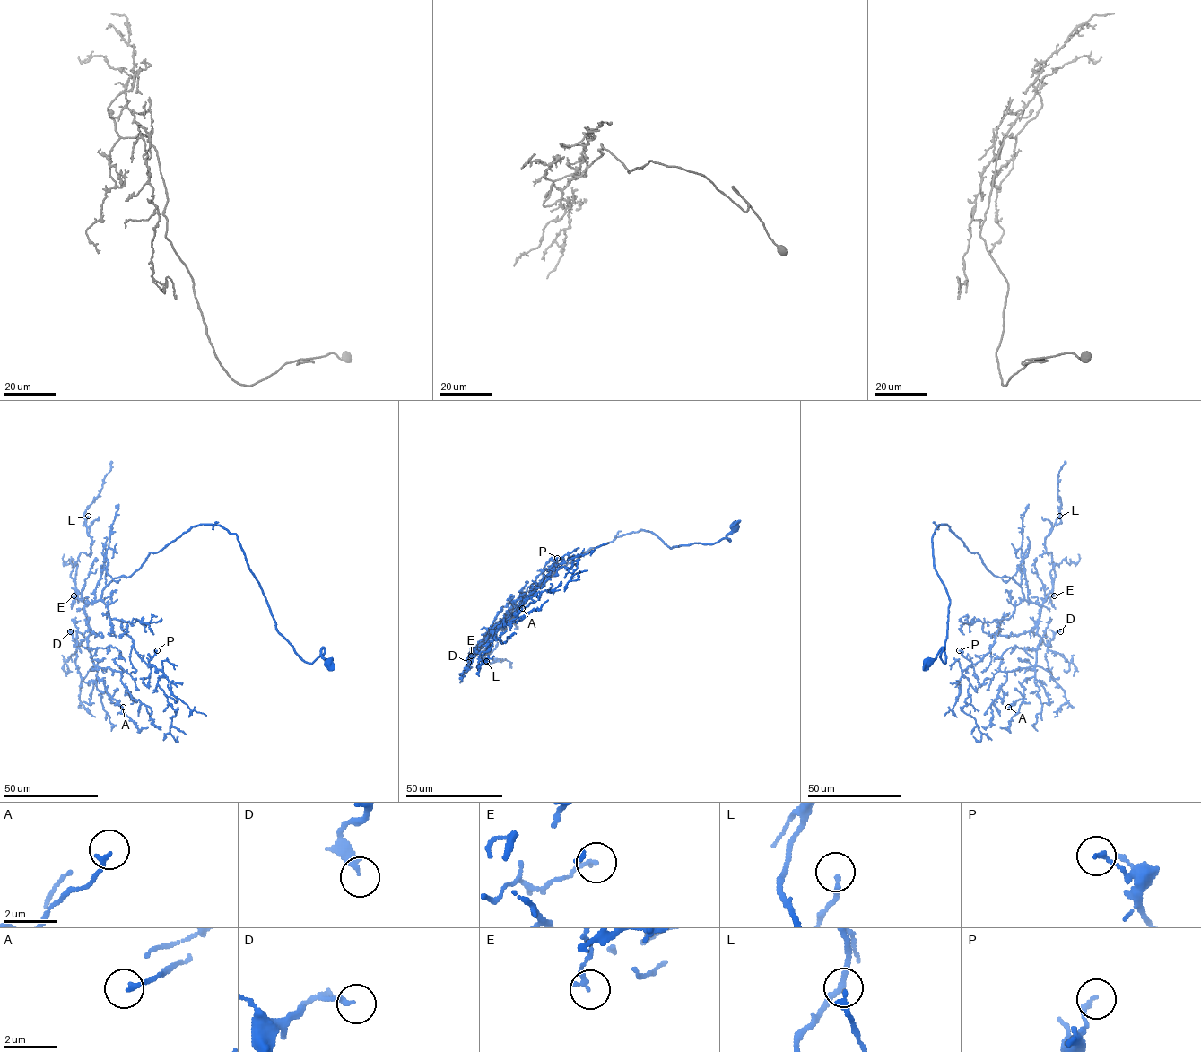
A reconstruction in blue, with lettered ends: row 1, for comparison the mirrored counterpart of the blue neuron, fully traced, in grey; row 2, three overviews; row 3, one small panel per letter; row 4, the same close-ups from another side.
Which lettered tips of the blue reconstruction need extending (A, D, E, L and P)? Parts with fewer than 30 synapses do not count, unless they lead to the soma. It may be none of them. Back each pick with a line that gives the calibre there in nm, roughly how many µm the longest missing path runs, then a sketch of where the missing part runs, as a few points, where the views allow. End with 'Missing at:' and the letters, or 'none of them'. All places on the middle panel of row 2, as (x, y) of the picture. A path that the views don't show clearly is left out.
E: Thickness 160 nm. Missing length about 35 µm. Course of what is missing: (471, 656), (449, 691)
Missing at: E

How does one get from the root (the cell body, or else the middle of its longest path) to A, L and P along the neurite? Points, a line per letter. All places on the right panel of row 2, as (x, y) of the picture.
A: (928, 660), (942, 648), (945, 662), (950, 600), (932, 545), (945, 524), (1041, 607), (1035, 675), (1008, 707)
L: (928, 660), (942, 648), (945, 662), (950, 604), (936, 526), (1040, 604), (1059, 516)
P: (928, 660), (942, 648), (945, 662), (950, 600), (932, 545), (940, 525), (1023, 595), (979, 661), (959, 650)

